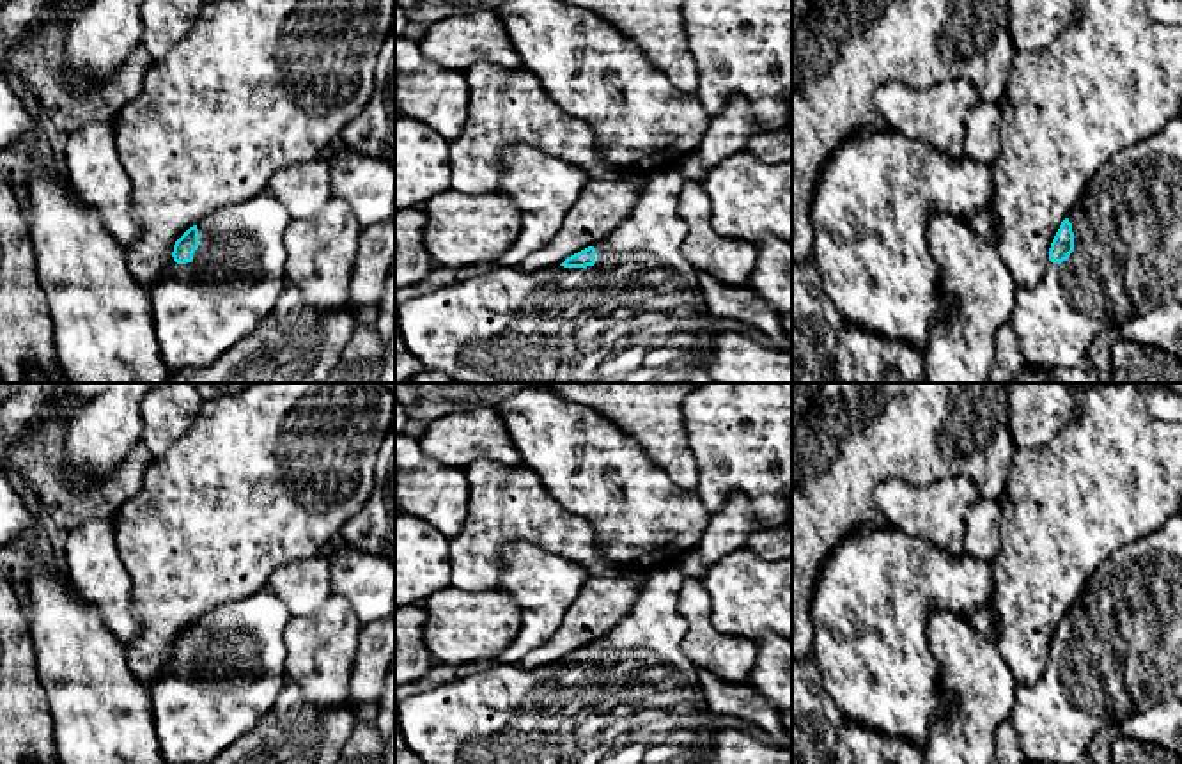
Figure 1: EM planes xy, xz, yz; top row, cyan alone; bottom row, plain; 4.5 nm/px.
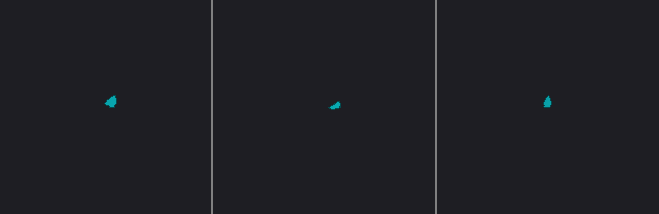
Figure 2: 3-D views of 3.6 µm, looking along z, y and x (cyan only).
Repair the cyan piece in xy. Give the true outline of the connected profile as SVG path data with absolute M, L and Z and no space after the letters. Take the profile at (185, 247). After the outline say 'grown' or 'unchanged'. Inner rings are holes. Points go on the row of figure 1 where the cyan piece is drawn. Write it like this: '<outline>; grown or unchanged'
M269 188L248 202L220 209L190 227L174 245L172 257L181 273L159 282L149 292L156 337L161 356L170 372L186 367L204 367L214 362L237 340L259 328L261 321L275 308L287 287L284 234L292 216ZM245 234L259 248L255 275L206 277L200 266L214 243Z; grown

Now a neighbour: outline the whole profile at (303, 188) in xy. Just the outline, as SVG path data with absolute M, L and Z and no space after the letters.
M315 158L275 172L268 188L284 204L292 220L315 216L331 199L330 163Z

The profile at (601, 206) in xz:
M642 175L615 181L588 179L555 238L525 257L517 268L532 275L603 241L631 213L643 184Z

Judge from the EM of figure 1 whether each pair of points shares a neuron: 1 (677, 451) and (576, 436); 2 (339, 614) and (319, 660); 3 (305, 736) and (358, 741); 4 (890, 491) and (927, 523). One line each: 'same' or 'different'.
1: different
2: same
3: different
4: same

